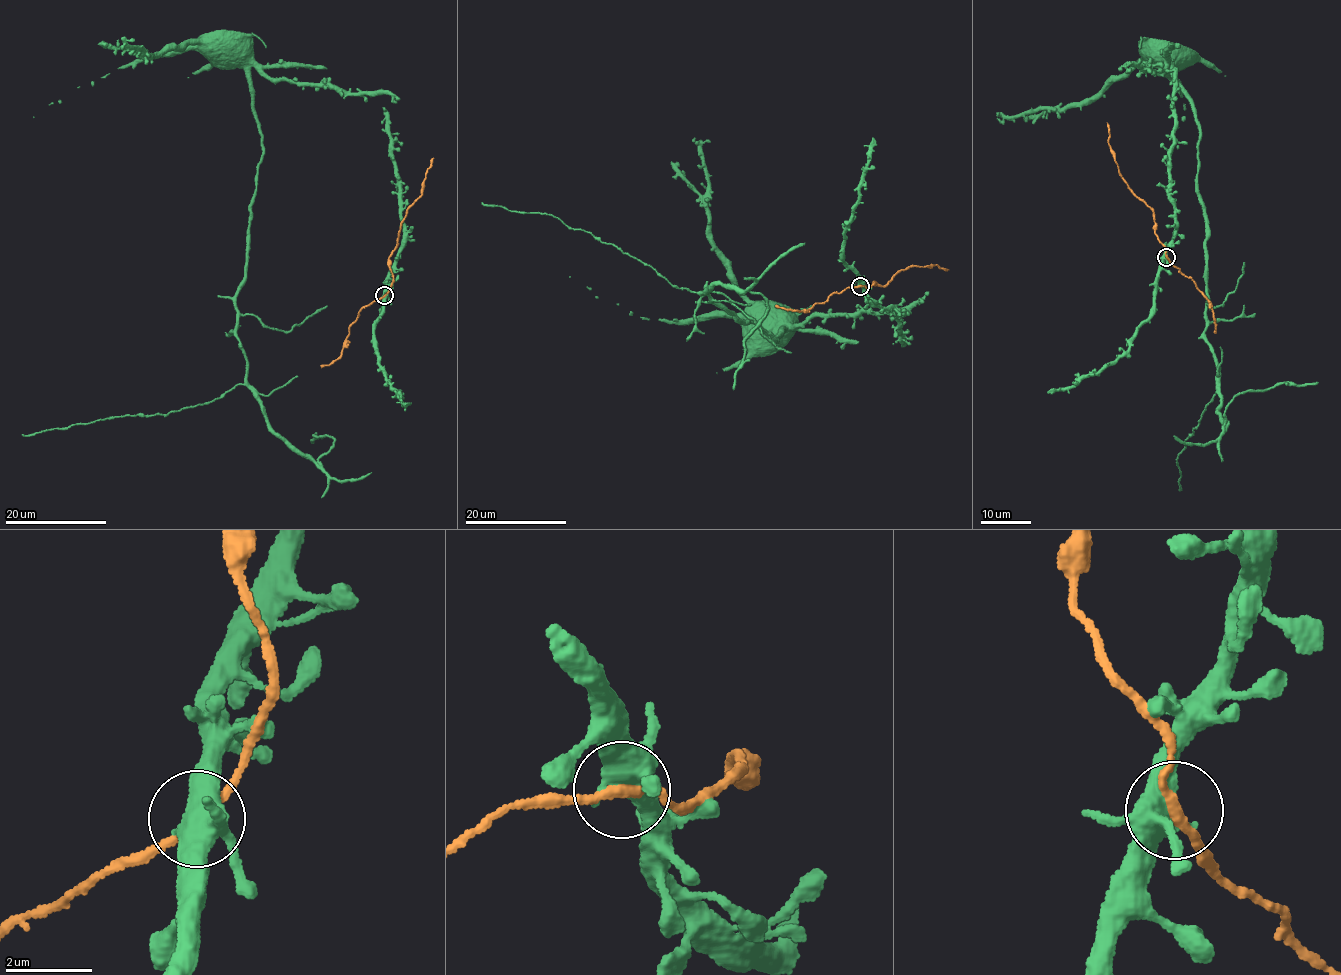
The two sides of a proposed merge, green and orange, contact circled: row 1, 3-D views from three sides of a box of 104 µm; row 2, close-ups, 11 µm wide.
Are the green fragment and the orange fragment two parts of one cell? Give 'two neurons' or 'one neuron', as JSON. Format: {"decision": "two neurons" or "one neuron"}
{"decision": "one neuron"}

